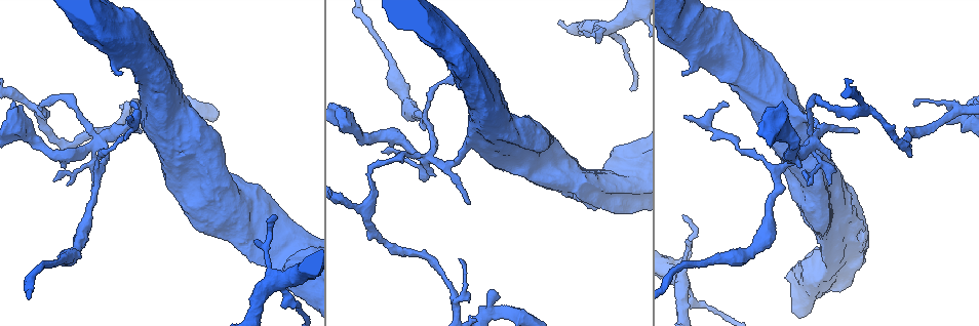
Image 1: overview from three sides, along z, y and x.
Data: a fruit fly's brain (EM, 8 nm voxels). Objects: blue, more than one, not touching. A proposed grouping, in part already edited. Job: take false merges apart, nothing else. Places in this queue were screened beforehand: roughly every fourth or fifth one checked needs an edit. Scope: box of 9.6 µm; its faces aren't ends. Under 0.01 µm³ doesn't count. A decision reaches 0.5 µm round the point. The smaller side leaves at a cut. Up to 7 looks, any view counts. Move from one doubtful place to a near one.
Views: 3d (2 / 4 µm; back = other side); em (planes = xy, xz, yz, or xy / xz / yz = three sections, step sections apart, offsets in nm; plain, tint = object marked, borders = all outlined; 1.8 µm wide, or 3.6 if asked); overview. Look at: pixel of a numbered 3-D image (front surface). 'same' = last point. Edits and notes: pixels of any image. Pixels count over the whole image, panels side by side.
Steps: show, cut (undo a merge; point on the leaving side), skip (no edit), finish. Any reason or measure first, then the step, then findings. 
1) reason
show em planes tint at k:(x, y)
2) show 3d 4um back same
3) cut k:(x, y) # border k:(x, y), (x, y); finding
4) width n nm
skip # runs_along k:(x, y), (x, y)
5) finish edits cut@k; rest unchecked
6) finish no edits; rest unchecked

four arms meet
show em planes tint at 1:(610, 28)

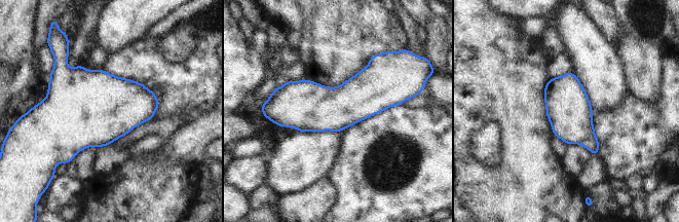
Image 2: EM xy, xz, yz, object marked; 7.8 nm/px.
width 360 nm
skip # continuous, no second neuron

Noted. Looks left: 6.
a fork
show em xz step 4 tint at 1:(815, 136)

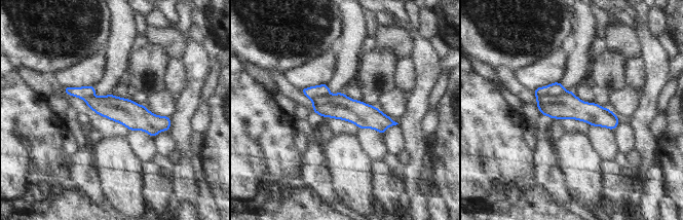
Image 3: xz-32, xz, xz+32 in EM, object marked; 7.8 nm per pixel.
show em planes tint same

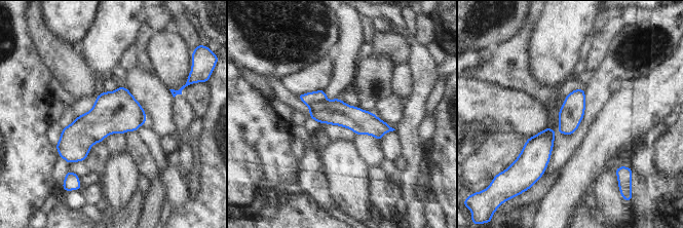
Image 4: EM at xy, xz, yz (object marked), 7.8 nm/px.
width 190 nm
cut 4:(319, 96) # border 4:(325, 100), (311, 102), (308, 105); a second neuron is stuck on

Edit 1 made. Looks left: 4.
finish edits cut@4; rest unchecked

